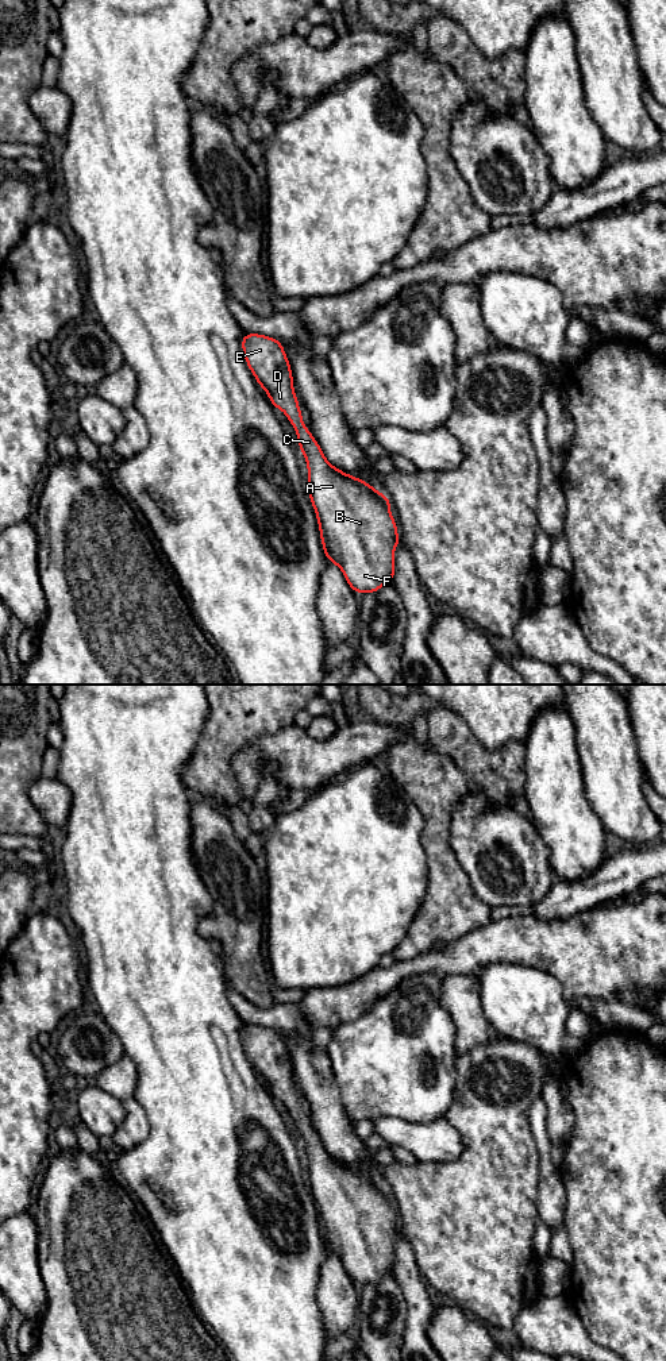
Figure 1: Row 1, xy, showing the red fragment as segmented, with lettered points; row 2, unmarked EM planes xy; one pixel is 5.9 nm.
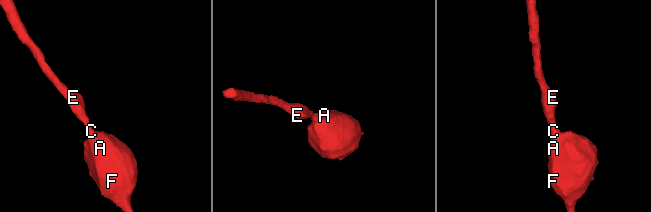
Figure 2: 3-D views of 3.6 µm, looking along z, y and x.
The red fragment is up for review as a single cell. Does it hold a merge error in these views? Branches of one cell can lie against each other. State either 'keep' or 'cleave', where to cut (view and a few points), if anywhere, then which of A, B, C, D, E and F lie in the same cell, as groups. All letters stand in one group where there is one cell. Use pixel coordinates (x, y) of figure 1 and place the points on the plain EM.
keep; cut none; groups A B C D E F

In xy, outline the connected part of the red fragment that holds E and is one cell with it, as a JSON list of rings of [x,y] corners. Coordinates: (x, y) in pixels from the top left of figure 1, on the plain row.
[[[246,1025],[240,1034],[246,1055],[257,1073],[267,1084],[273,1098],[281,1100],[297,1122],[296,1133],[307,1153],[308,1187],[317,1208],[326,1249],[343,1262],[344,1271],[351,1281],[361,1285],[378,1283],[386,1273],[394,1272],[394,1238],[403,1234],[397,1227],[397,1215],[390,1206],[389,1190],[384,1184],[377,1183],[370,1175],[343,1164],[326,1150],[319,1134],[315,1131],[311,1122],[304,1118],[300,1096],[293,1080],[292,1060],[280,1032],[259,1025]]]

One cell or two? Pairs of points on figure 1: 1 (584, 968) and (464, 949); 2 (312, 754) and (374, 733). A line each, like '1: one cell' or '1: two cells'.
1: one cell
2: one cell

